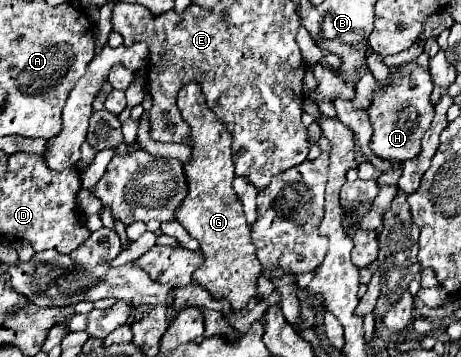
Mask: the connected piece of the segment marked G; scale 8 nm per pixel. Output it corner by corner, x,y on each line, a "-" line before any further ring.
196,81
184,85
178,93
178,109
190,125
192,159
184,165
188,181
188,197
182,201
176,219
200,243
206,261
192,275
194,283
204,287
214,299
228,301
234,313
240,313
256,295
256,281
262,265
256,259
256,247
250,239
250,225
246,221
242,201
232,189
234,163
230,153
232,135
226,125
206,105
200,85

